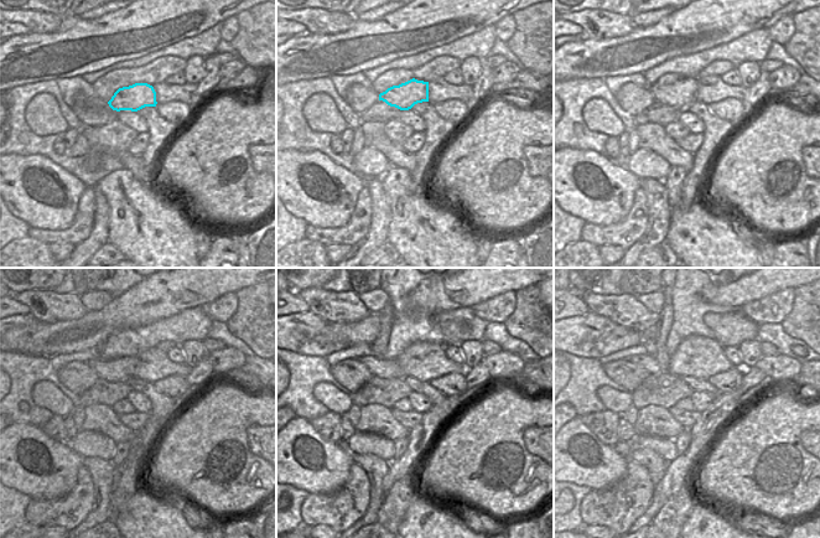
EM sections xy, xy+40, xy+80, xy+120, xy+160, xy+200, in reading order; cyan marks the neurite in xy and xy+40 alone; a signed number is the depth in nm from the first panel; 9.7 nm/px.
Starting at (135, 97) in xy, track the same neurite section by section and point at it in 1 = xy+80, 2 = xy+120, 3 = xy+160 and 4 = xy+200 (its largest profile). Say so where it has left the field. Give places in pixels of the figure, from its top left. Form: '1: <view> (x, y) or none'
1: xy+80 (679, 94)
2: xy+120 (114, 371)
3: xy+160 (384, 368)
4: xy+200 (648, 362)

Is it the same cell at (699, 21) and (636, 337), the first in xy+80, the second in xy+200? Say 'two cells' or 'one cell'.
two cells

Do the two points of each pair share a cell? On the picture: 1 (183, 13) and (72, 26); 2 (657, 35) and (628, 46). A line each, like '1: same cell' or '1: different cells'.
1: same cell
2: same cell

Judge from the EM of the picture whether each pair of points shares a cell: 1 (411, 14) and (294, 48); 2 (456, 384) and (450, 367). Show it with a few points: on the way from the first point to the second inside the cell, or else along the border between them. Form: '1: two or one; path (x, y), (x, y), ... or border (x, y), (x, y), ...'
1: one; path (382, 41), (361, 48), (323, 48)
2: two; border (463, 373), (445, 373), (429, 382)

